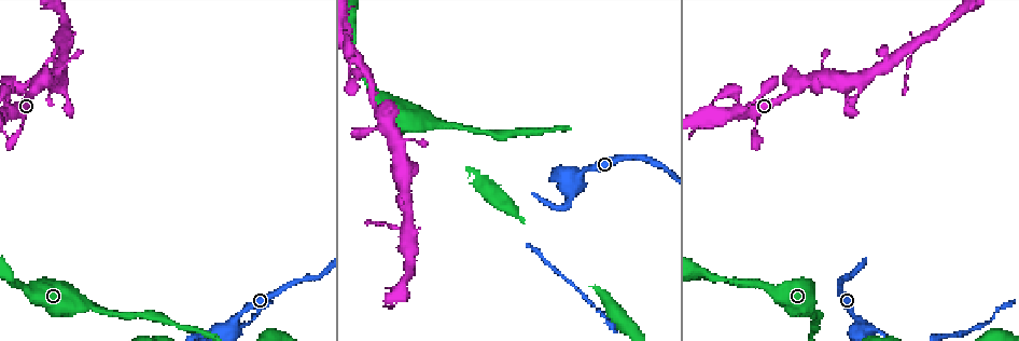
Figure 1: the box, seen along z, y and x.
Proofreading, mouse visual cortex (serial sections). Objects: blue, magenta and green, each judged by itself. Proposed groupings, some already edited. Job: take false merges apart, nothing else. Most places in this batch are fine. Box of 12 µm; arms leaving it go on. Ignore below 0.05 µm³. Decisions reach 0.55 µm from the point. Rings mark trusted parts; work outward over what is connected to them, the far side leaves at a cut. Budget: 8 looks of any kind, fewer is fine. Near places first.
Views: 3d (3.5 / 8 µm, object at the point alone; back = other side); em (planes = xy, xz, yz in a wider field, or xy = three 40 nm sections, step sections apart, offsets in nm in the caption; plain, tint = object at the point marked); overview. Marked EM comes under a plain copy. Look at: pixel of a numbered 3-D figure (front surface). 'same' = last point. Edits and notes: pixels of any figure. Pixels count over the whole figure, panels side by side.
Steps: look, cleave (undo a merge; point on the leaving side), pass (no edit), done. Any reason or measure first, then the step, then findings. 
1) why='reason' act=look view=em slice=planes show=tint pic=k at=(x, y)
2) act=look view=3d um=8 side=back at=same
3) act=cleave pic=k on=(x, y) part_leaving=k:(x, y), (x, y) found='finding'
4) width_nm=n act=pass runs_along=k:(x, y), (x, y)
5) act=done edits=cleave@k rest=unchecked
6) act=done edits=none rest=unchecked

why='side arm on a straight run' act=look view=3d um=3.5 pic=1 at=(801, 84)

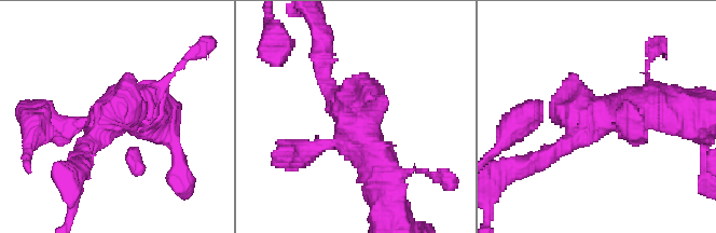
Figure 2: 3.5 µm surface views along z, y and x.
act=look view=em slice=xy step=2 show=tint pic=2 at=(108, 124)

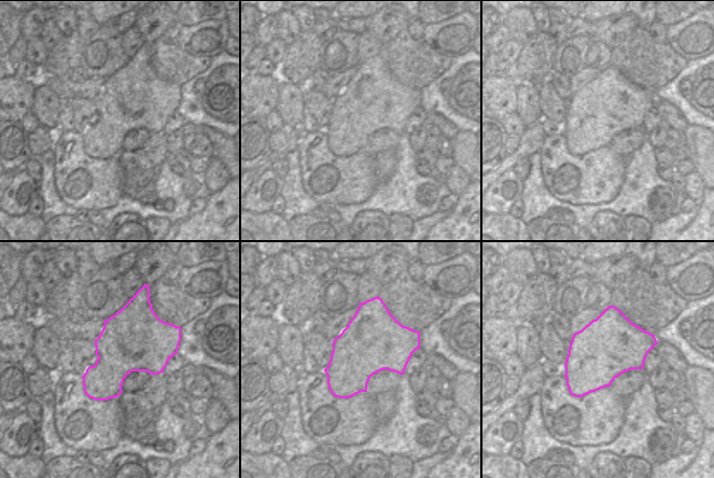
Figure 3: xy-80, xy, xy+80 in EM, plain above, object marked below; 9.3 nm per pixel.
width_nm=550 act=pass runs_along=2:(322, 65), (380, 176) found='all the same cell'

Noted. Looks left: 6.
why='thick turns thin' act=look view=3d um=3.5 side=back pic=1 at=(62, 87)

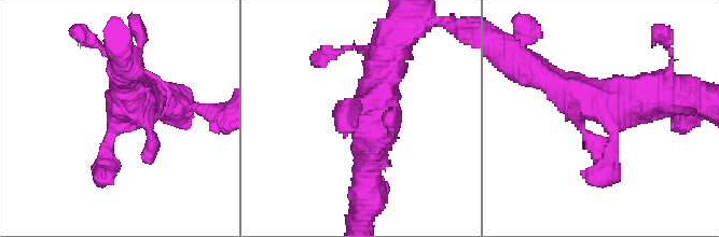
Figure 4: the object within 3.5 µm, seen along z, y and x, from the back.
why='need the tissue' act=look view=em slice=planes show=tint pic=4 at=(612, 118)

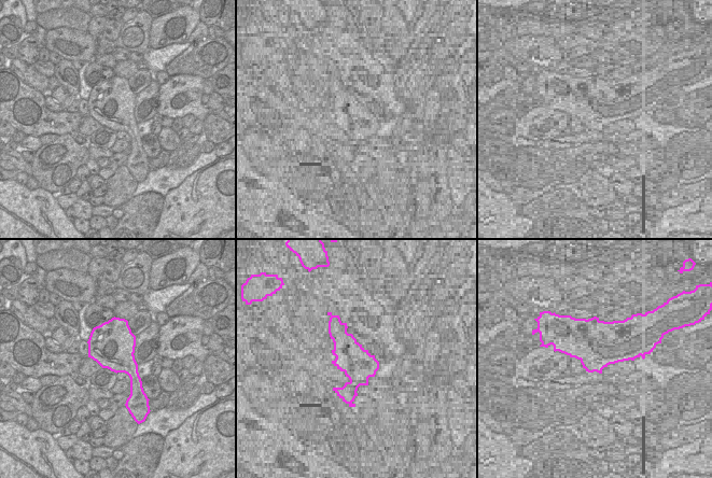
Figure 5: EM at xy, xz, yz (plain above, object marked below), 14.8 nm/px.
act=pass runs_along=4:(392, 41), (373, 108), (367, 173) found='continuous, no second cell'

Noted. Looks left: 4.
why='sudden change in width' act=look view=3d um=3.5 pic=1 at=(376, 89)

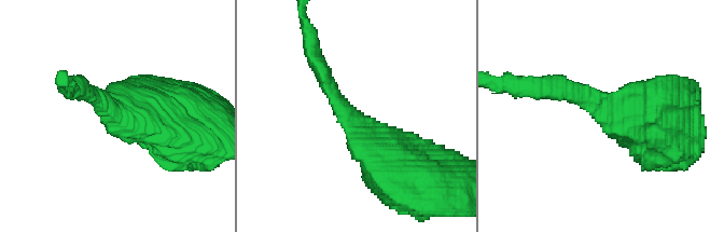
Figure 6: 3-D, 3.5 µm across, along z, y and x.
arm_widths_nm=250,700 act=look view=em slice=xy step=1 show=tint pic=6 at=(115, 117)

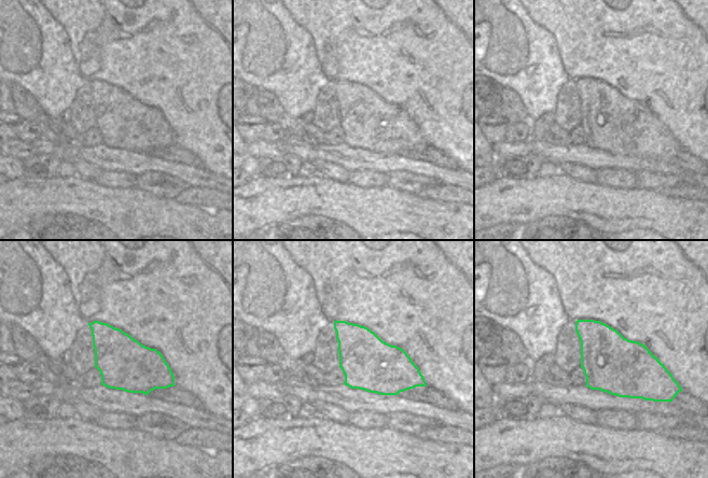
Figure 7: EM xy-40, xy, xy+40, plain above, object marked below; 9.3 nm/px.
act=pass runs_along=6:(409, 174), (339, 105), (320, 69) found='one cell here'

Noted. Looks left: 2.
why='calibre changes' act=look view=3d um=3.5 pic=1 at=(82, 302)

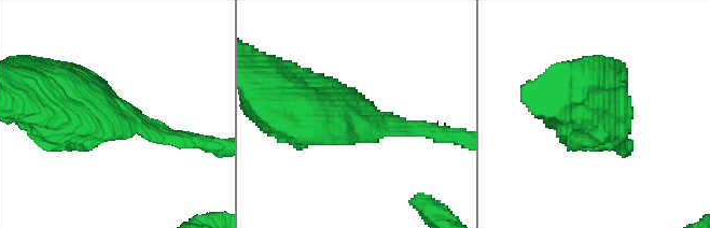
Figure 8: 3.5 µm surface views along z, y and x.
act=look view=em slice=xy step=5 show=tint pic=8 at=(356, 115)

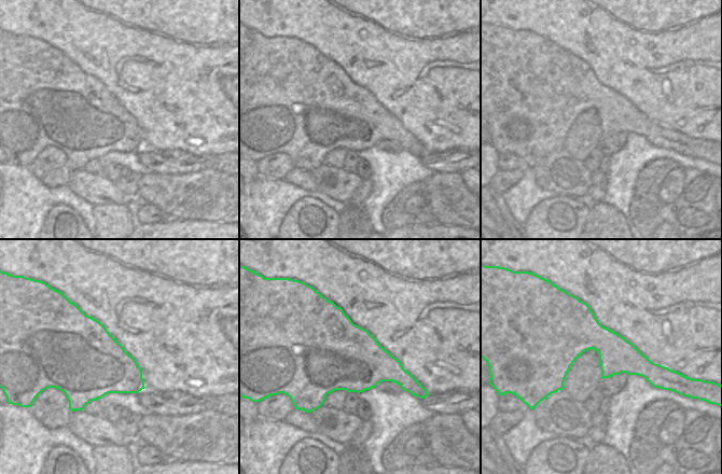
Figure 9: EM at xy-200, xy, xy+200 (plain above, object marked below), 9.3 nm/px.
act=pass runs_along=8:(50, 103), (182, 140) found='all the same cell'

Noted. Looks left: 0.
act=done edits=none rest=unchecked

